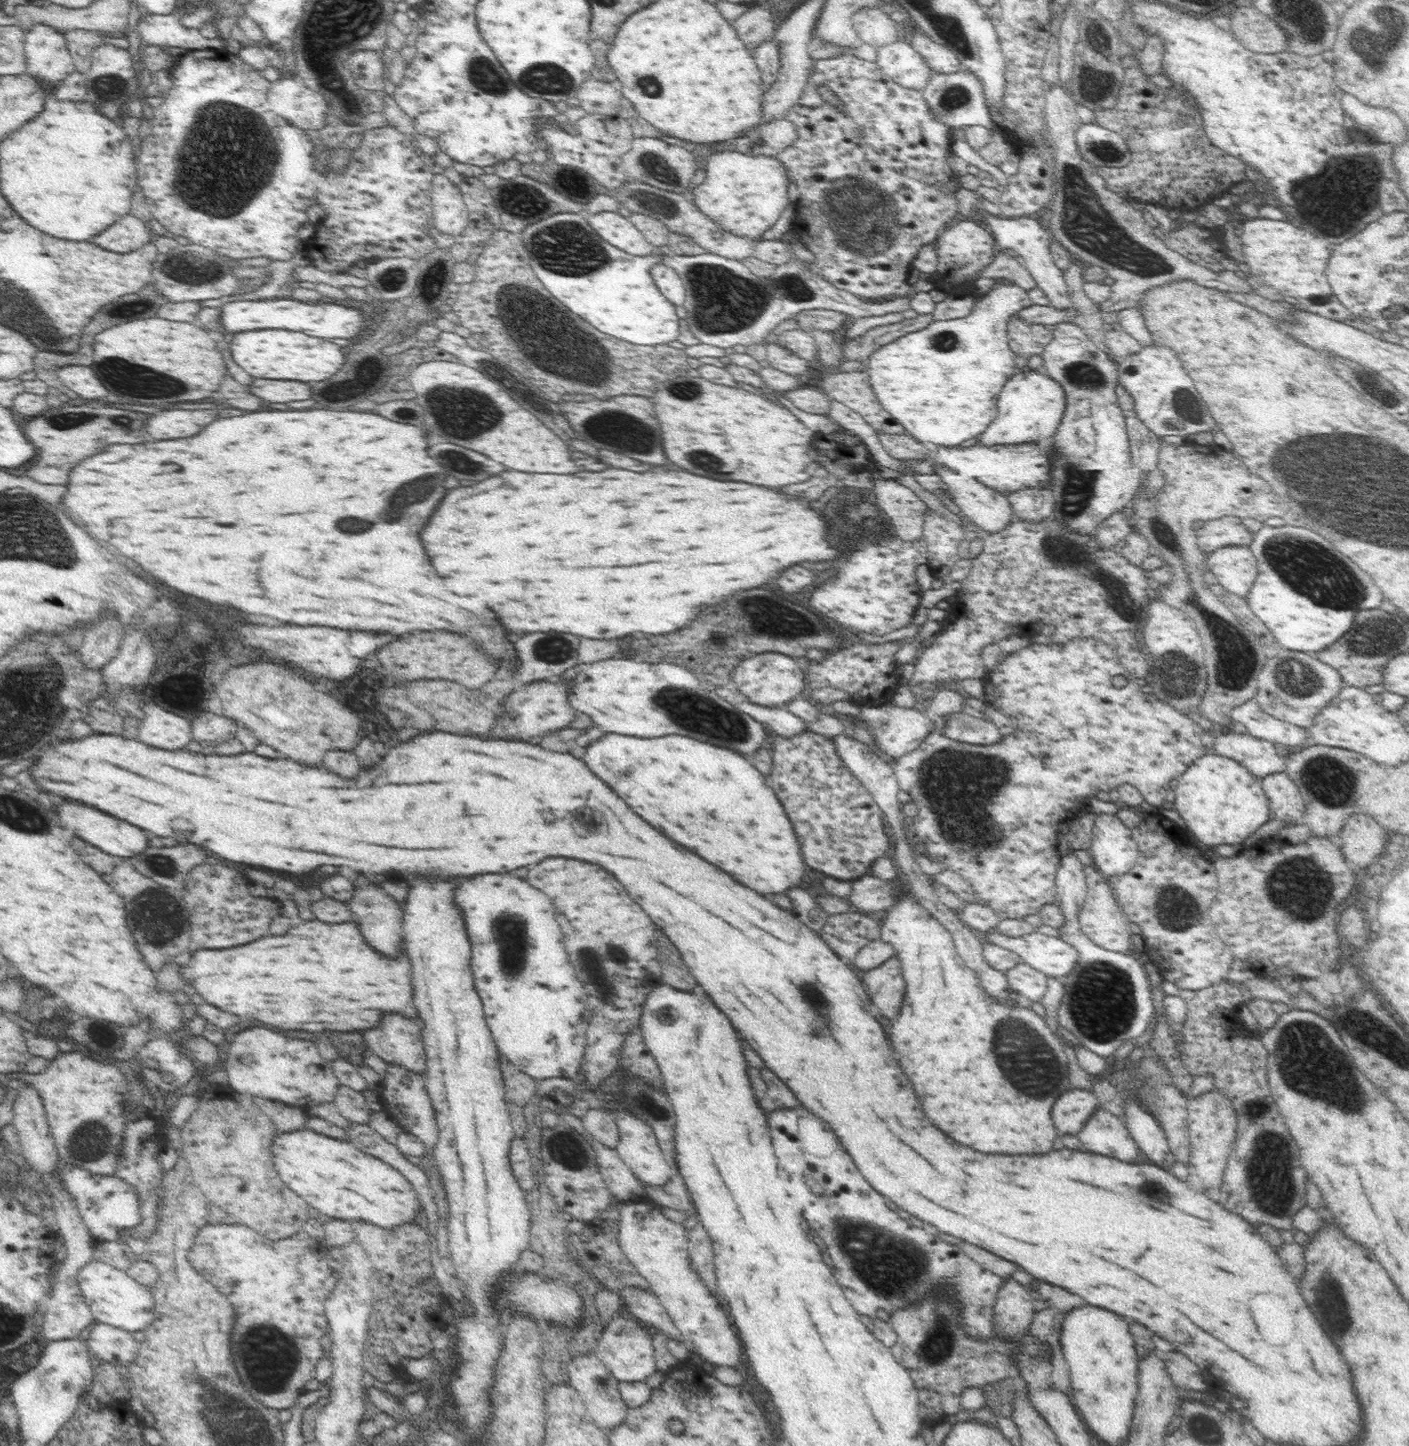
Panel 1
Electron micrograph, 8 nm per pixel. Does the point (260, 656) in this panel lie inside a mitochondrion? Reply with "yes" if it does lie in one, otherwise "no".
no

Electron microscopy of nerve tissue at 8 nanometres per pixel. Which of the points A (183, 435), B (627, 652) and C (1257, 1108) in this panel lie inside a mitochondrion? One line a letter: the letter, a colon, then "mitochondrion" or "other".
A: other
B: other
C: mitochondrion

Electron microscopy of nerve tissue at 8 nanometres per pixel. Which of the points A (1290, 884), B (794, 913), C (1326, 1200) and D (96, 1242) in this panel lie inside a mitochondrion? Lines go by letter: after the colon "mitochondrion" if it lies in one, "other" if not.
A: mitochondrion
B: other
C: other
D: other

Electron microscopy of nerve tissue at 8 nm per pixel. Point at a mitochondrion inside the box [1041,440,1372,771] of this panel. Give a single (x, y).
(1329, 578)

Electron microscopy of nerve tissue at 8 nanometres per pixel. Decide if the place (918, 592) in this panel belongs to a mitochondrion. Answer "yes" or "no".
no

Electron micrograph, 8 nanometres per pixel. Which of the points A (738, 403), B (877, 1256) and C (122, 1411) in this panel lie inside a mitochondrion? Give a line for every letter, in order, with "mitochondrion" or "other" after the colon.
A: other
B: mitochondrion
C: other

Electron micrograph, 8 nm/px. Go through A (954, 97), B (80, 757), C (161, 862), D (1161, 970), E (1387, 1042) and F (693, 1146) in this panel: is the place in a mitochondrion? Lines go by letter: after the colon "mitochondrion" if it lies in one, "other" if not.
A: mitochondrion
B: other
C: mitochondrion
D: other
E: mitochondrion
F: other

